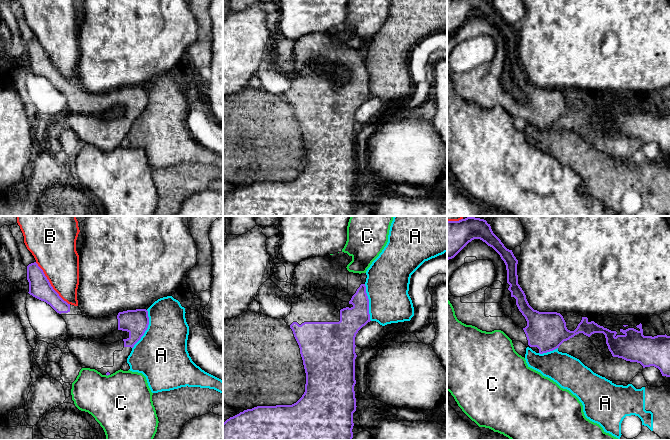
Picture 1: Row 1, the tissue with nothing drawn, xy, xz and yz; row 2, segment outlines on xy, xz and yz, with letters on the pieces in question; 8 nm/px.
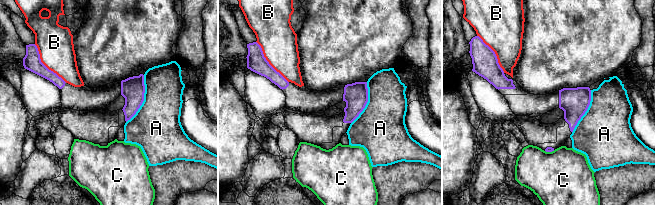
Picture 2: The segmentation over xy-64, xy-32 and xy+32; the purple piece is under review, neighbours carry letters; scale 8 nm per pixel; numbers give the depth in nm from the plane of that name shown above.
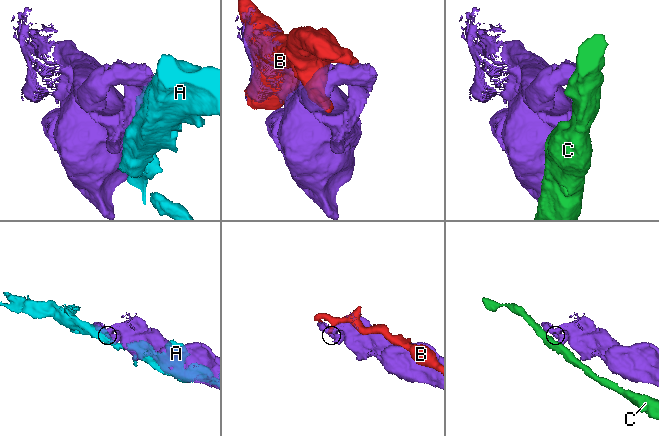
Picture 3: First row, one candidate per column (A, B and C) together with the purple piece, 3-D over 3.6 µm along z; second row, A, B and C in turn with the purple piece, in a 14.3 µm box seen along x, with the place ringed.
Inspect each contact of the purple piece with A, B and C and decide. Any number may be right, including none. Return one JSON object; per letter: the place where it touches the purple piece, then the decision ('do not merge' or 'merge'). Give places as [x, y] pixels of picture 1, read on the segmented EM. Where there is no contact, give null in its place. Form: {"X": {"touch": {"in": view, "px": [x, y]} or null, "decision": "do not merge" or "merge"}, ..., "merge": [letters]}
{"A": {"touch": {"in": "xy", "px": [146, 329]}, "decision": "do not merge"}, "B": {"touch": {"in": "xy", "px": [50, 284]}, "decision": "do not merge"}, "C": {"touch": {"in": "xy", "px": [108, 374]}, "decision": "do not merge"}, "merge": []}

